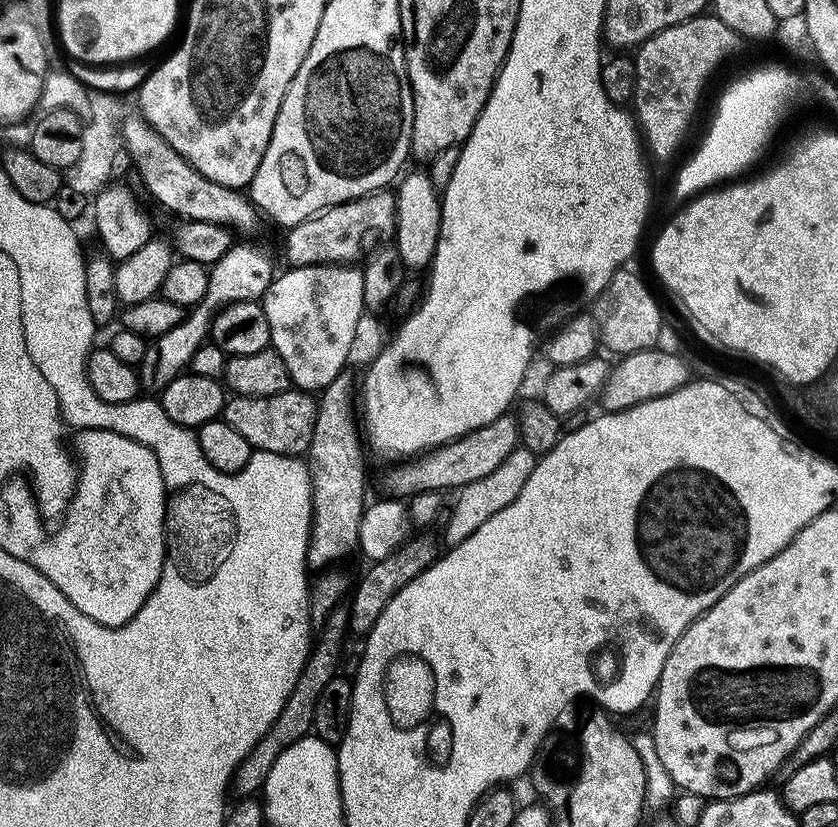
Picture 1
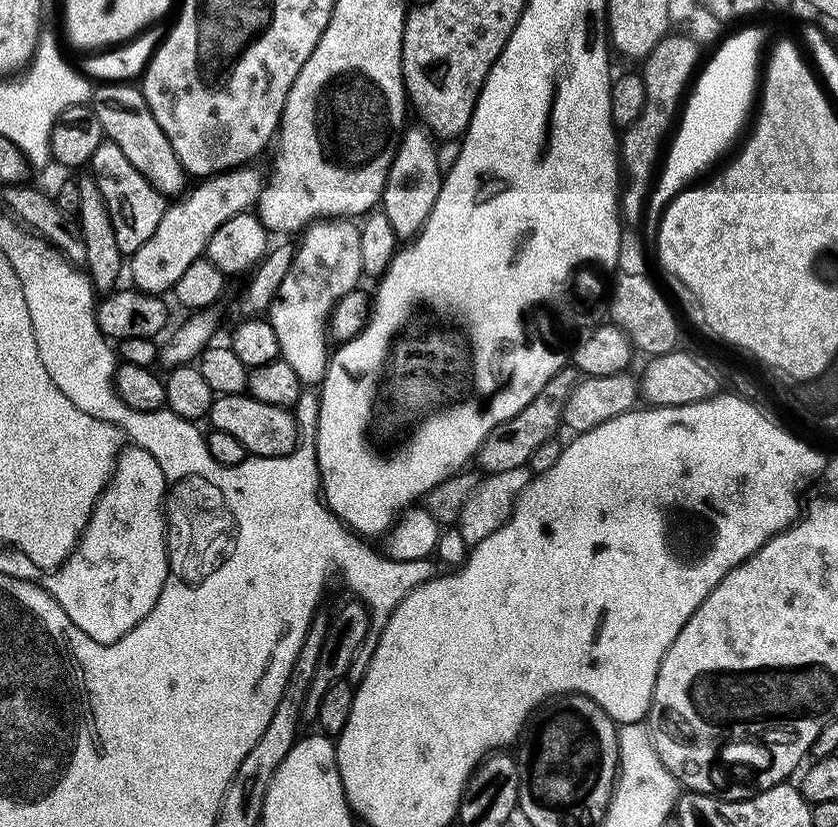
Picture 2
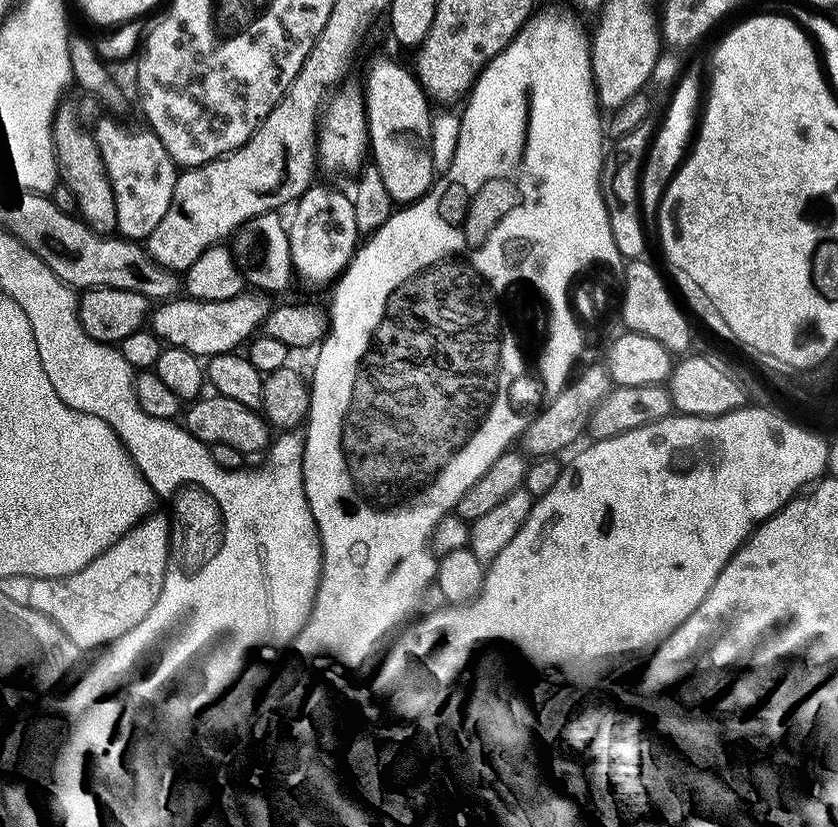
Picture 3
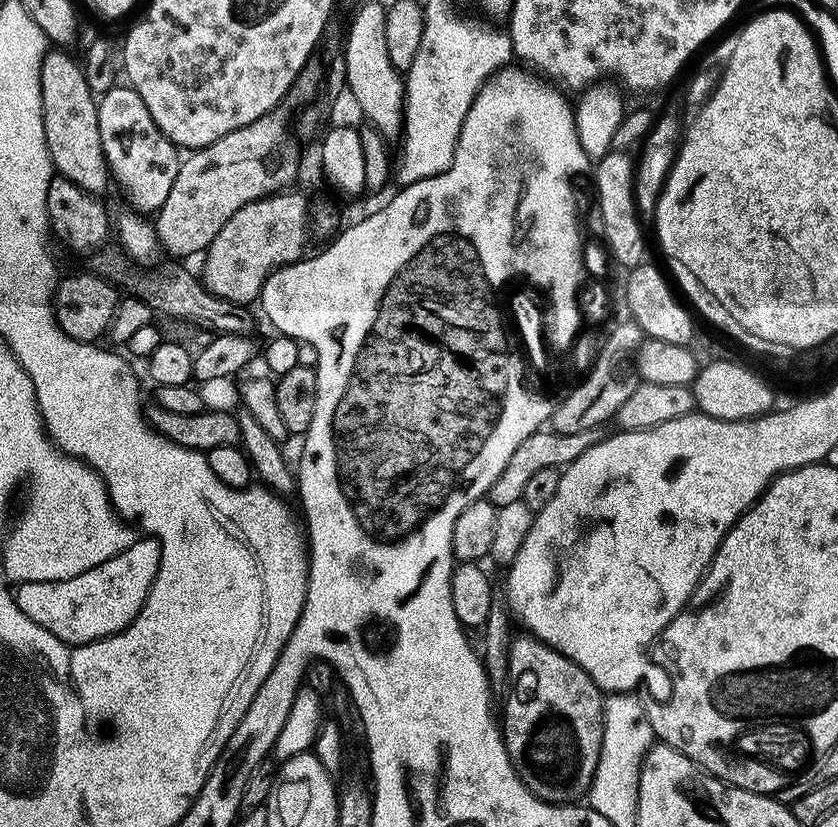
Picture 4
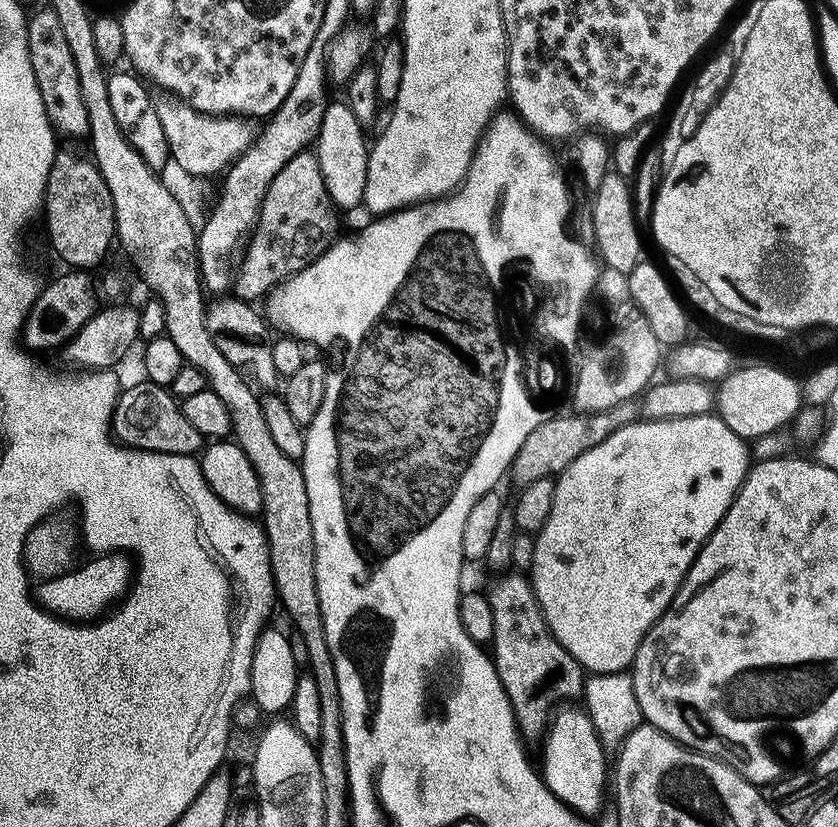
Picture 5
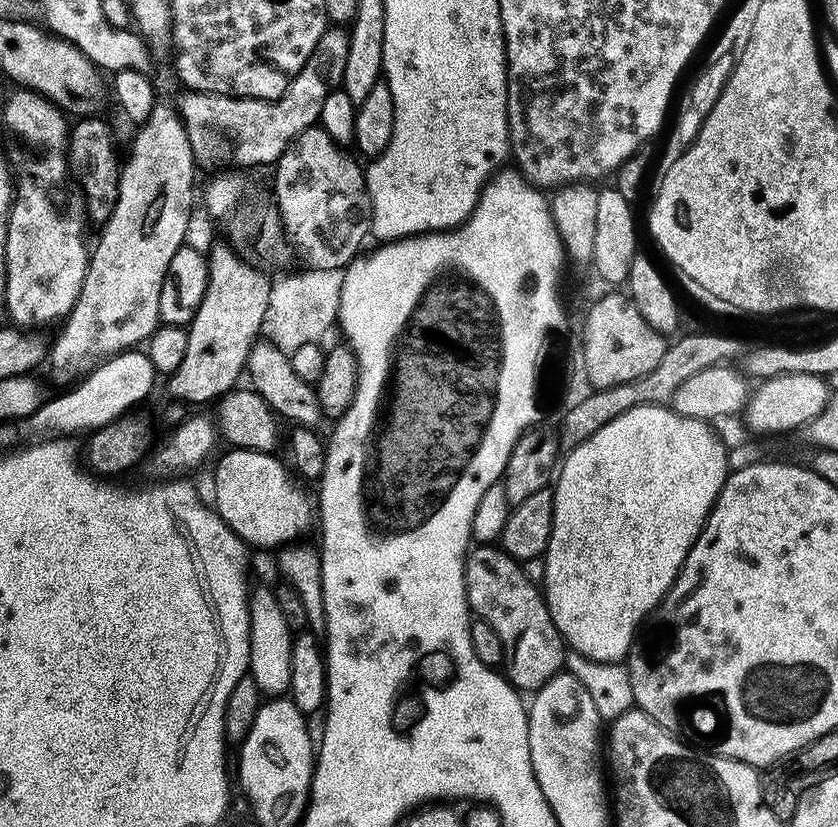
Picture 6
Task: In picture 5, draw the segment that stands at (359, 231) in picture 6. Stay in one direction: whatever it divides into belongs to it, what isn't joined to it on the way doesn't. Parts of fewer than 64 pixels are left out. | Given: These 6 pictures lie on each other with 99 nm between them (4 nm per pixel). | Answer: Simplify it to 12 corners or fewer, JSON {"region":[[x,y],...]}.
{"region":[[290,158],[266,190],[234,272],[263,301],[338,239],[319,158]]}

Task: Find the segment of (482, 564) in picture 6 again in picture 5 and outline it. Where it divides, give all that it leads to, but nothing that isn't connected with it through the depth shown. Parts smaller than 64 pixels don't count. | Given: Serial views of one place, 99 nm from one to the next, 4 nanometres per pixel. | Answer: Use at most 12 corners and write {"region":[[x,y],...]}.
{"region":[[532,583],[487,593],[492,665],[521,737],[539,741],[586,672],[554,638]]}

